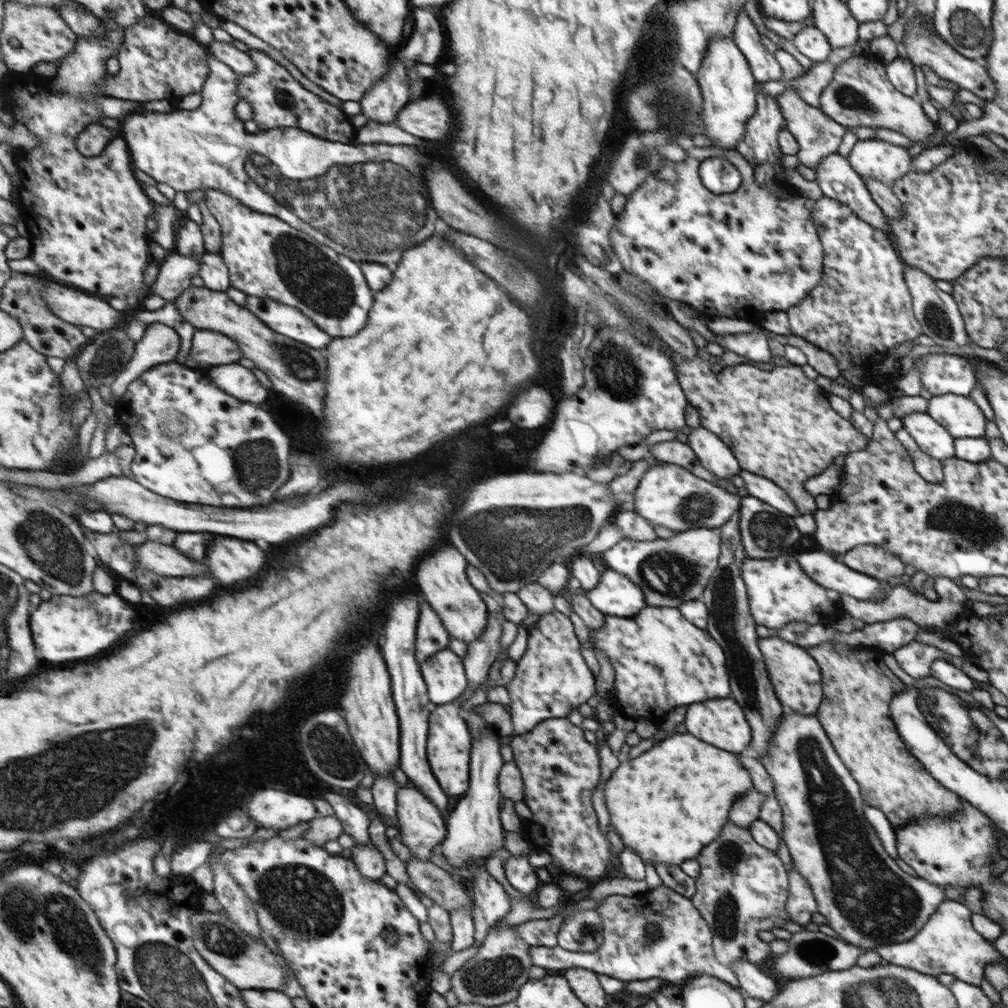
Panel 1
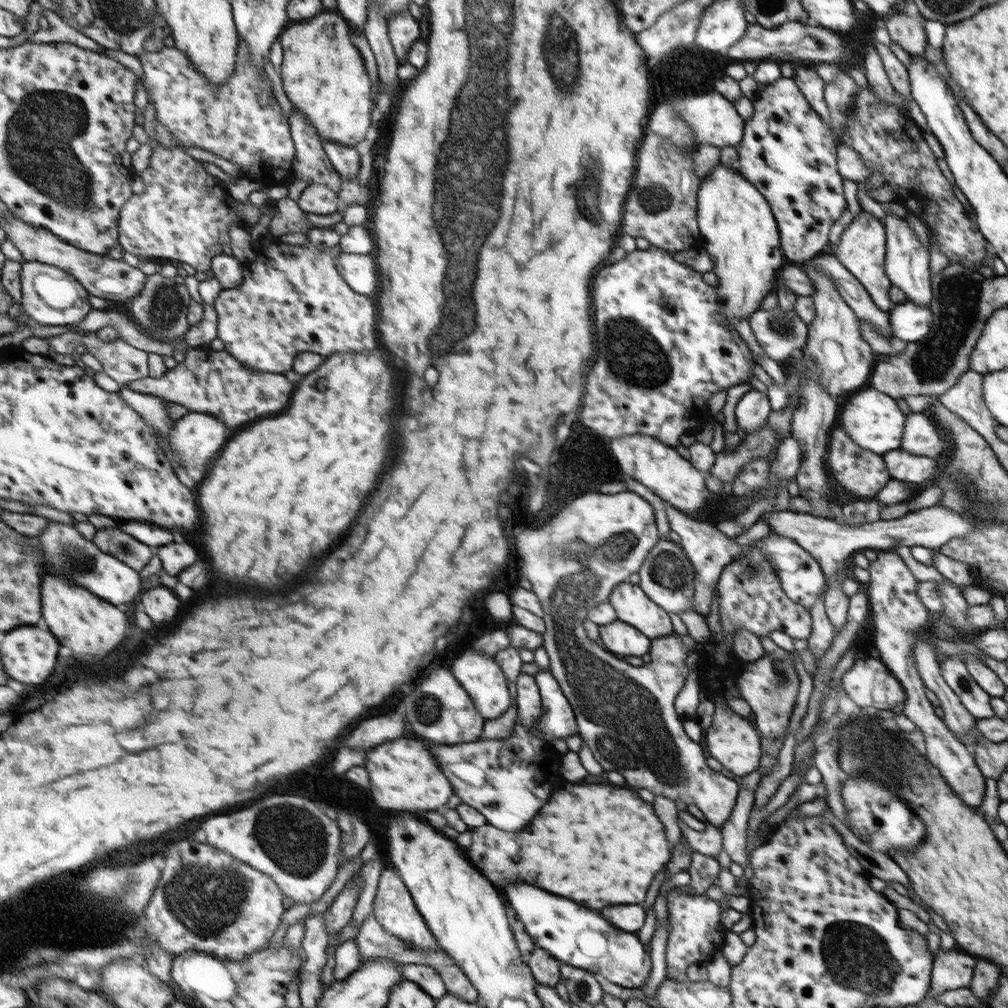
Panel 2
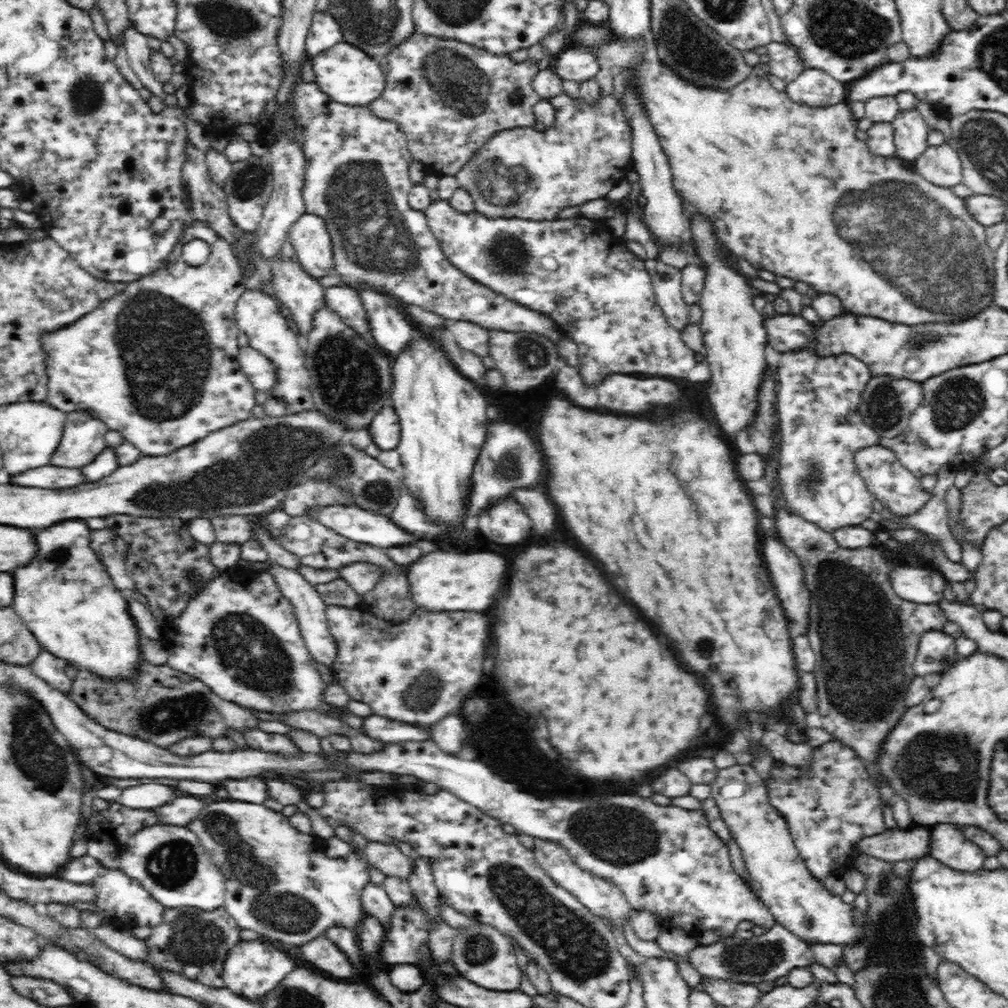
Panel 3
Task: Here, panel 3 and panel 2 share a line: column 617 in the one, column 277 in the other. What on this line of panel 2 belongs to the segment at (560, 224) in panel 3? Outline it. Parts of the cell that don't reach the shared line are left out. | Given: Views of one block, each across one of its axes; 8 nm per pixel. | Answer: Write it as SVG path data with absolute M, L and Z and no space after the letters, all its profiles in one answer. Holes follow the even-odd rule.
M268 236L267 240L265 240L260 237L258 242L258 259L254 262L244 262L246 268L244 283L231 290L225 289L215 304L219 312L219 338L225 343L226 350L234 354L244 366L248 366L252 370L284 374L284 372L290 372L294 368L296 359L303 352L317 352L318 354L324 354L324 356L332 356L336 352L368 352L368 350L376 348L376 330L374 330L374 326L376 326L376 308L374 308L374 304L366 296L356 293L351 285L348 284L346 277L342 275L342 271L338 267L338 260L340 260L342 252L344 252L344 249L342 249L341 245L324 248L312 242L308 243L308 245L294 245L287 244L287 241L283 241L281 238L272 239L272 236Z

